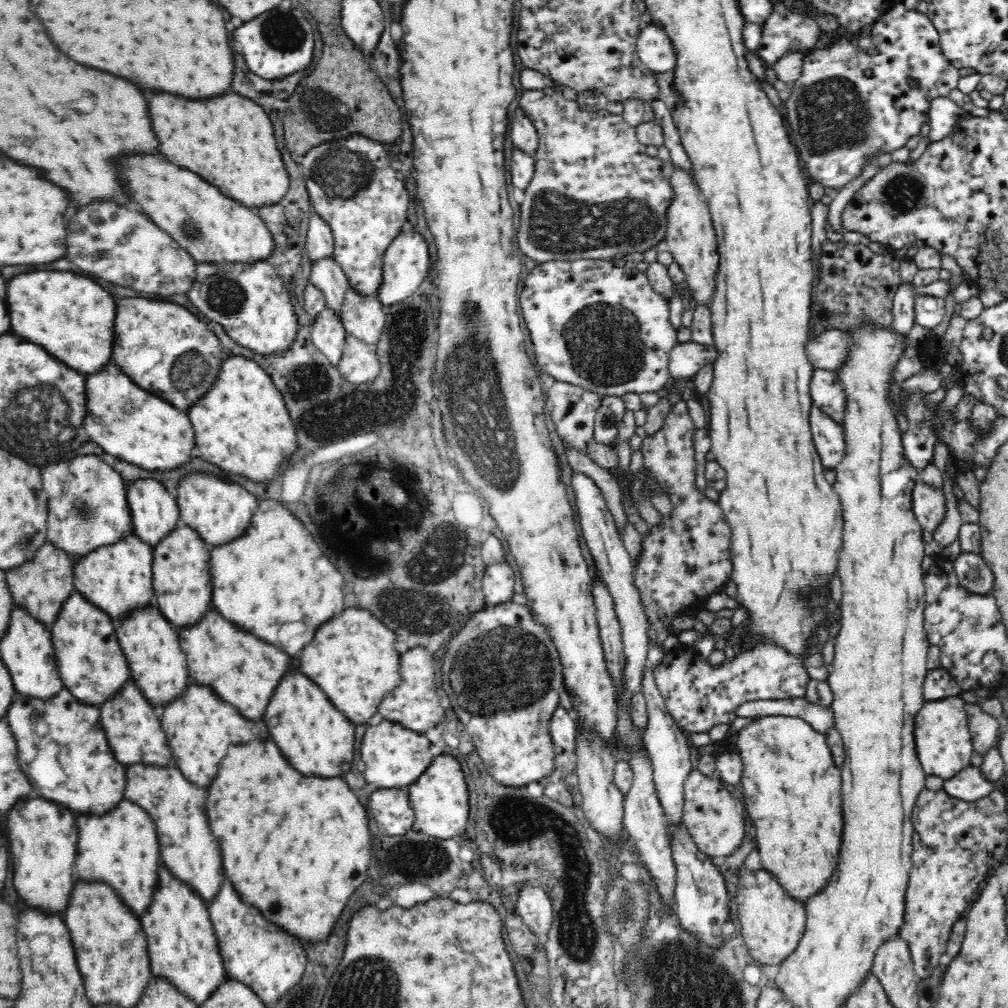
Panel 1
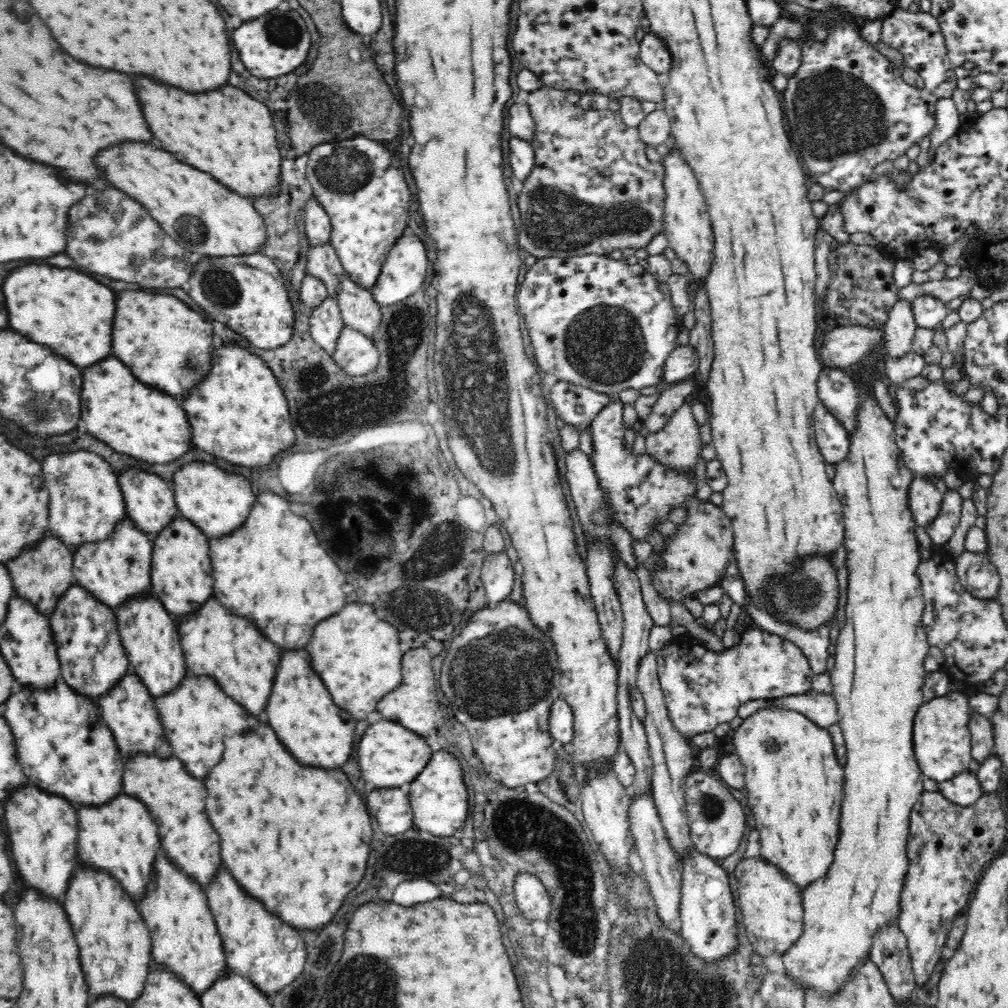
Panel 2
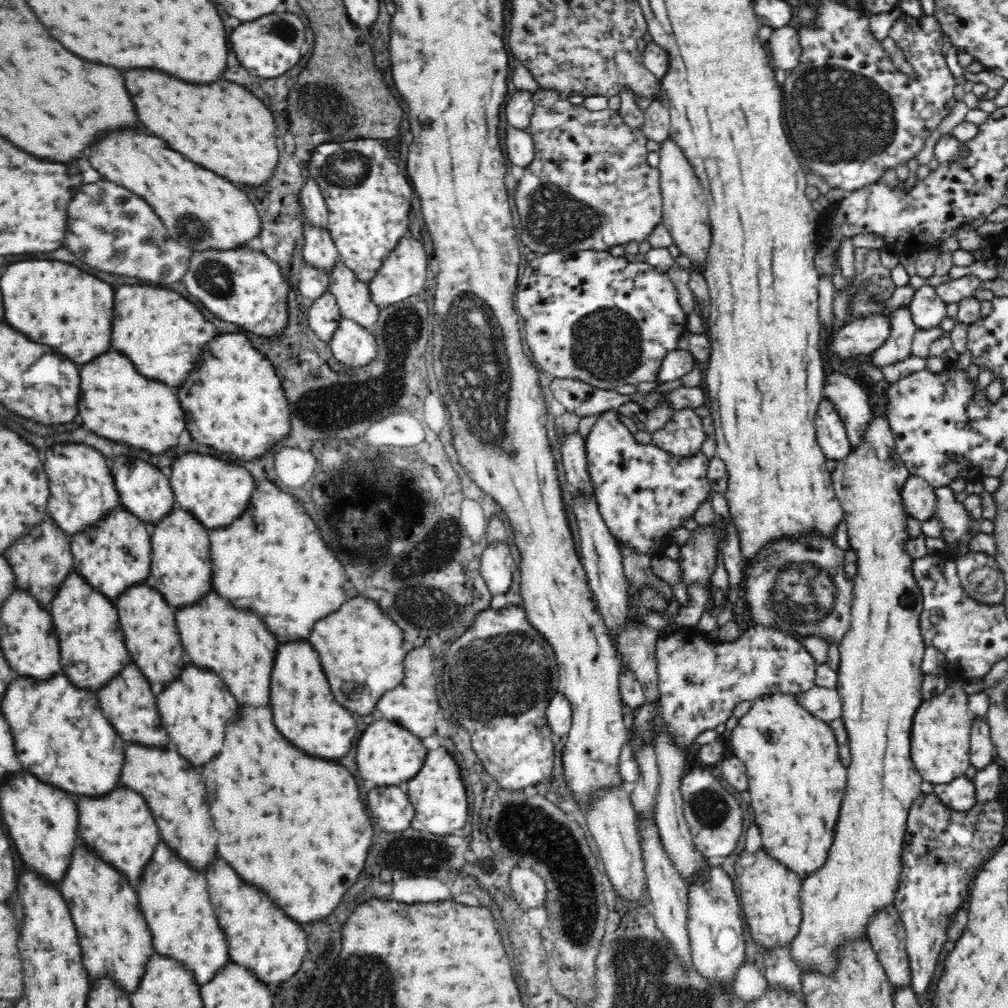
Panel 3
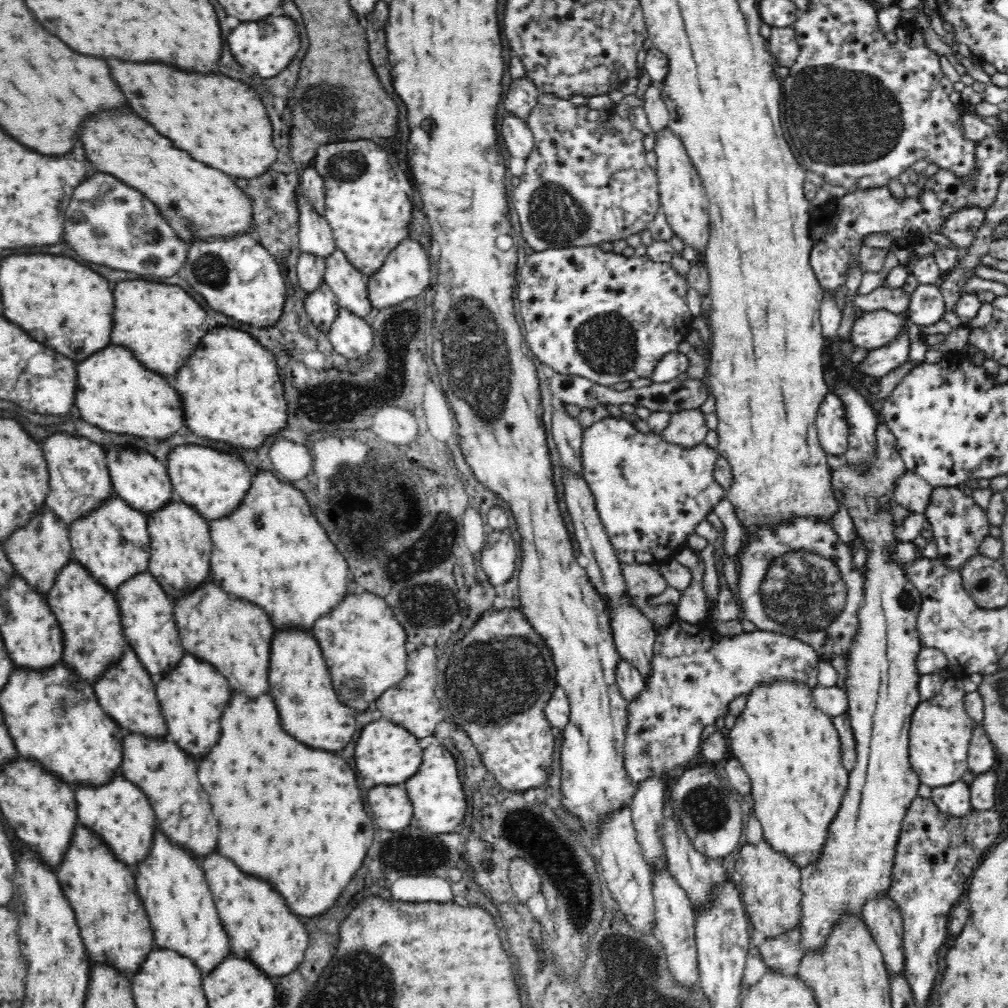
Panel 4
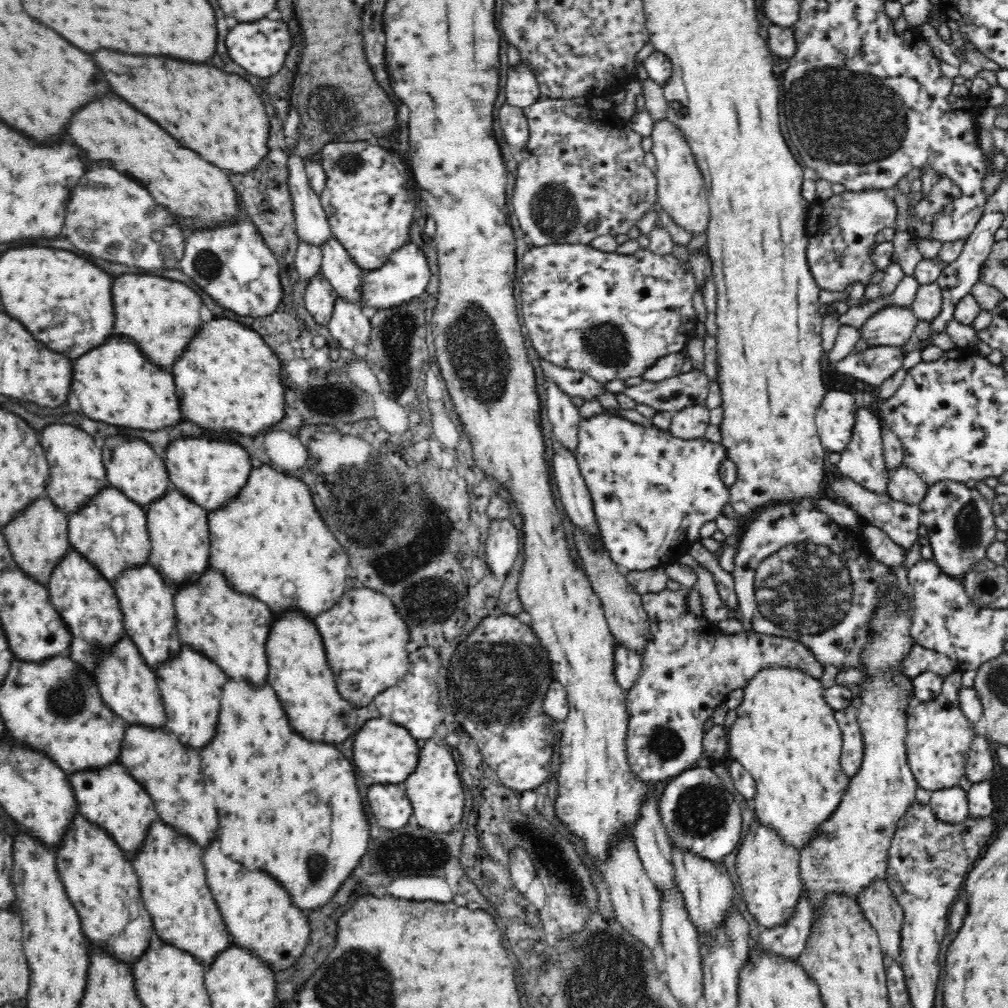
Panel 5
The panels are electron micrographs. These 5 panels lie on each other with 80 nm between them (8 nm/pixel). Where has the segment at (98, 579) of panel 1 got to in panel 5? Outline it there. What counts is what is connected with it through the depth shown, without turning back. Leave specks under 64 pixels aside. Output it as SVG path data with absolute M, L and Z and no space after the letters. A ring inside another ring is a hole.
M114 486L100 491L87 505L67 517L71 548L98 569L110 584L126 570L149 562L151 540L145 509Z

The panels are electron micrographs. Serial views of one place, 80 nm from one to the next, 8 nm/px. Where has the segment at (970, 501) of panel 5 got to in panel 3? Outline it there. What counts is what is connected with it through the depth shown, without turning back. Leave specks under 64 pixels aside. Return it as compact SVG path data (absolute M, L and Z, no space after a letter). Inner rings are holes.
M948 485L935 488L935 493L938 499L935 516L943 524L943 532L939 537L949 548L954 544L962 544L962 552L966 553L970 538L980 532L978 523L968 517L962 503L954 501L955 493Z

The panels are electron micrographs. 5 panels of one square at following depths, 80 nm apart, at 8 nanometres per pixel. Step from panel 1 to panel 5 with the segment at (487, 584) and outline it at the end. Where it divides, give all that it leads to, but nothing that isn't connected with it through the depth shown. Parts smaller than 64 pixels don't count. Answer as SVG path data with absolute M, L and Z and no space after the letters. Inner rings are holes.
M510 519L492 521L485 542L485 562L496 577L508 575L520 552L520 536Z

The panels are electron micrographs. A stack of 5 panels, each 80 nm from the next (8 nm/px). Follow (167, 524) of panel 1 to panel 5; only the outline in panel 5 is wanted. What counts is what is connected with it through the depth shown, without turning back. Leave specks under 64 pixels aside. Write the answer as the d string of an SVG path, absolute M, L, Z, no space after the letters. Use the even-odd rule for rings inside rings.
M112 436L100 442L108 482L128 499L146 509L172 488L167 469L158 454L146 442L134 437Z

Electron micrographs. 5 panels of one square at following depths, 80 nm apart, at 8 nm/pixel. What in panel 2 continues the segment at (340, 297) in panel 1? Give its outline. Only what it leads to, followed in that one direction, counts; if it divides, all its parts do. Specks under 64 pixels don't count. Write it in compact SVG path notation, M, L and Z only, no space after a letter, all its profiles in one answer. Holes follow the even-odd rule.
M331 243L319 247L309 248L307 254L307 272L312 277L326 285L328 297L337 300L341 276L345 274L344 267L336 255Z

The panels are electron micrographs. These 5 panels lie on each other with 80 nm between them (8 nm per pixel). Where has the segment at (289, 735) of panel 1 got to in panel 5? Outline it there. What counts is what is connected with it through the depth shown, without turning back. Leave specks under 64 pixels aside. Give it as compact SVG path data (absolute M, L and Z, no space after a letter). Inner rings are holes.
M284 612L272 624L266 654L270 664L268 682L276 690L288 718L292 730L302 734L302 738L310 742L324 744L342 744L354 734L356 728L356 708L350 702L344 702L336 690L336 682L332 670L326 664L324 644L314 624L306 622L300 612Z

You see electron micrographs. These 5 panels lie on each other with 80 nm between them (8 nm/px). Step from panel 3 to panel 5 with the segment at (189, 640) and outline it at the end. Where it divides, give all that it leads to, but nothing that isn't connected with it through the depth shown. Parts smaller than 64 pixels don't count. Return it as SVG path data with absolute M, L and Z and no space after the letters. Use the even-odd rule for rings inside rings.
M209 567L194 586L176 592L174 604L181 644L188 644L196 652L214 660L232 680L244 678L254 686L266 684L268 660L264 646L272 626L272 612L264 602L234 592L222 573Z

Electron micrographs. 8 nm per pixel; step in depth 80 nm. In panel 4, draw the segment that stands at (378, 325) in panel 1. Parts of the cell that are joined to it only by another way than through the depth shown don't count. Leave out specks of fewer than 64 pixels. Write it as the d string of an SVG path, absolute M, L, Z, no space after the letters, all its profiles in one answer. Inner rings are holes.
M338 248L327 258L325 265L325 283L336 295L340 308L369 324L374 308L368 298L368 278L352 266Z

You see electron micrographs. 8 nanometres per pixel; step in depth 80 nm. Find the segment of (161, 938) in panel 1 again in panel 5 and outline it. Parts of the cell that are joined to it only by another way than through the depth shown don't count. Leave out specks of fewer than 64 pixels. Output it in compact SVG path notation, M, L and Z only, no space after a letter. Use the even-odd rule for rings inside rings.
M156 822L148 832L144 850L136 853L130 862L140 878L142 900L158 936L178 950L190 952L206 972L232 940L204 878L202 850L194 842L188 842L188 838L180 838L170 826Z

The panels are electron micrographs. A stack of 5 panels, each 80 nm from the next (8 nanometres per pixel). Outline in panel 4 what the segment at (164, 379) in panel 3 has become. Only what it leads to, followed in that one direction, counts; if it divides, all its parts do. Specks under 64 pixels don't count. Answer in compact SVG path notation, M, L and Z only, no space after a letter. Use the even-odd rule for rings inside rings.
M124 280L116 284L114 298L112 344L132 350L144 368L160 376L174 376L210 330L206 312L180 286Z

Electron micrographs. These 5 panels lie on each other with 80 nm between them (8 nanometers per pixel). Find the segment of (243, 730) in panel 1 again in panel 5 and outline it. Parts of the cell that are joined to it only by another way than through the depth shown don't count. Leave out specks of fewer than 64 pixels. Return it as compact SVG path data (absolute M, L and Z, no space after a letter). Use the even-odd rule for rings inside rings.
M183 646L180 654L160 663L154 671L160 680L158 690L166 713L165 730L176 734L180 743L186 746L192 748L208 746L216 734L222 688L228 680L224 672L214 662L210 662L208 658L204 658L202 654L194 652L188 646Z

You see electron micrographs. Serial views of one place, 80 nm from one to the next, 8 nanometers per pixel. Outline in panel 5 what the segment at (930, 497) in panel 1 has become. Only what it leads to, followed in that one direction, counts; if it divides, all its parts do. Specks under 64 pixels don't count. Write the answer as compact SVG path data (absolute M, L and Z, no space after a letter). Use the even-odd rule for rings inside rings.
M903 466L889 476L887 493L897 501L918 505L926 496L929 484L910 468Z

